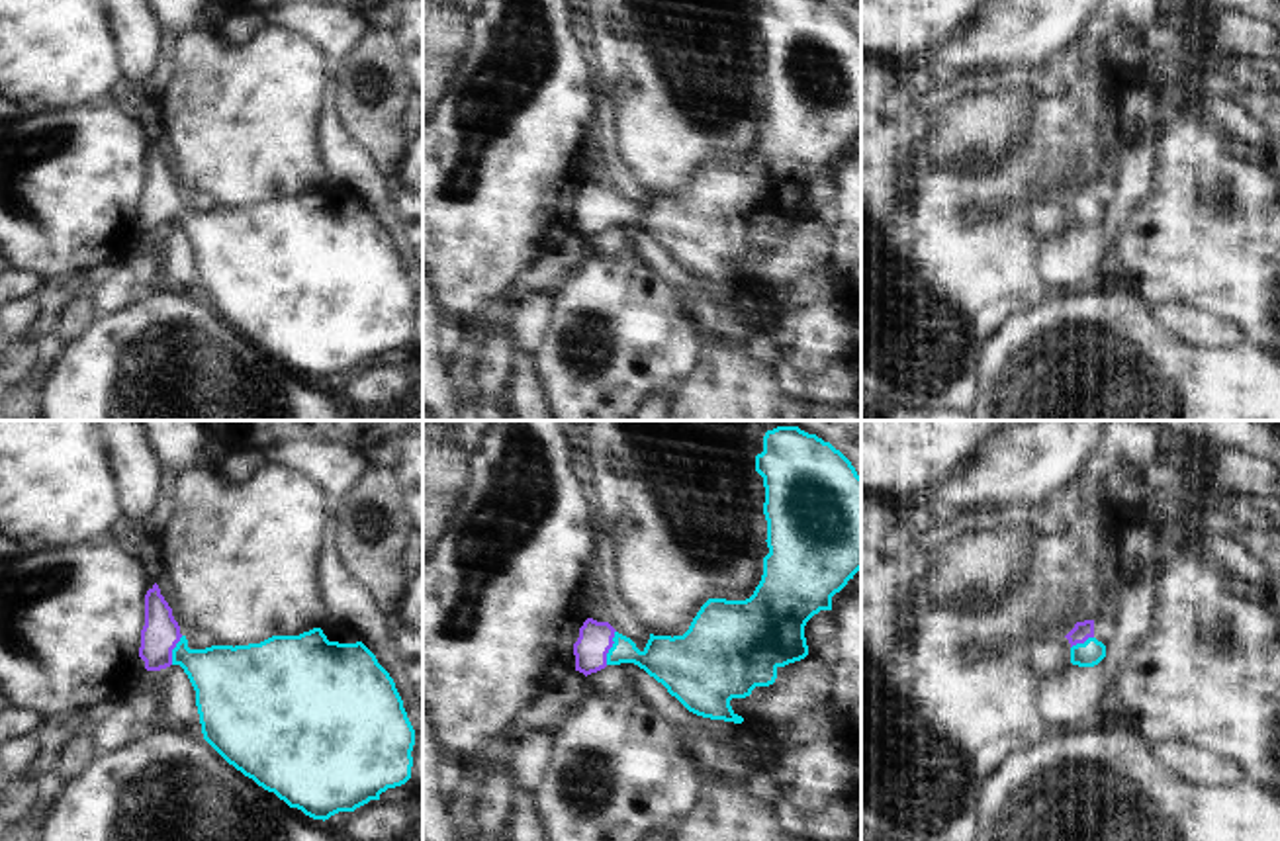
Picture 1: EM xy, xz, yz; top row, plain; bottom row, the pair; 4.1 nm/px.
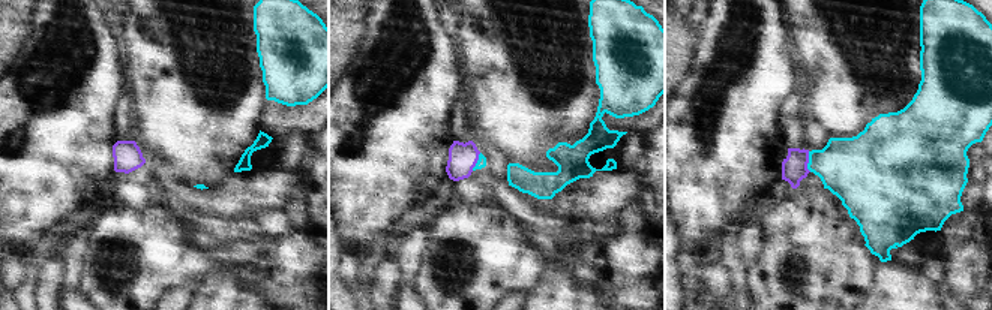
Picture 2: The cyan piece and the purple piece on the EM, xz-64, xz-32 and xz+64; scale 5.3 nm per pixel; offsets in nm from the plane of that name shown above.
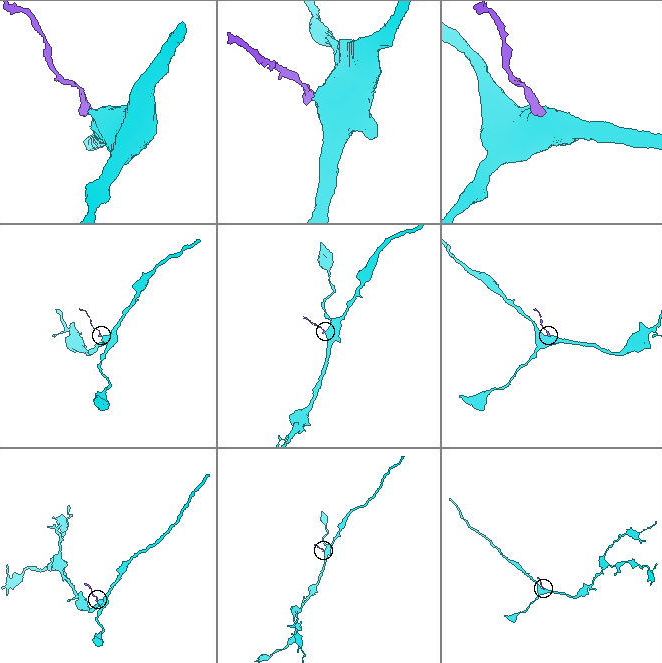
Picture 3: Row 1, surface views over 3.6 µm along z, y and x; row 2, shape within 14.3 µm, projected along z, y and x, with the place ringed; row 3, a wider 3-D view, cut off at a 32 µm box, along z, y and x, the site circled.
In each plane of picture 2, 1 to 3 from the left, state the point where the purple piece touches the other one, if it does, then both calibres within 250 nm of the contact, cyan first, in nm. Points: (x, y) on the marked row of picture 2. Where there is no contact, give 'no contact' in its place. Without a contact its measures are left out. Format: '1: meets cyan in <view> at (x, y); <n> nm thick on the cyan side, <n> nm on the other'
1: no contact
2: meets cyan in xz-32 at (477, 162); 50 nm thick on the cyan side, 160 nm on the other
3: meets cyan in xz+64 at (809, 162); 340 nm thick on the cyan side, 140 nm on the other

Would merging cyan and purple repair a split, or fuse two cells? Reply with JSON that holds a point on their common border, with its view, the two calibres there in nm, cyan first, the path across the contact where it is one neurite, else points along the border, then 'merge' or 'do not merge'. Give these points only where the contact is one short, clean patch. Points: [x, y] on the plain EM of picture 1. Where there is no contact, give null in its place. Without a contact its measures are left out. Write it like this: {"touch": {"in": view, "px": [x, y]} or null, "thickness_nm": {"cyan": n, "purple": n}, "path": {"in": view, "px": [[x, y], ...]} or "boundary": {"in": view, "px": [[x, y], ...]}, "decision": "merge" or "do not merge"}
{"touch": {"in": "xz", "px": [611, 210]}, "thickness_nm": {"cyan": 190, "purple": 140}, "path": {"in": "xz", "px": [[668, 221], [642, 221], [611, 210], [595, 200]]}, "decision": "merge"}

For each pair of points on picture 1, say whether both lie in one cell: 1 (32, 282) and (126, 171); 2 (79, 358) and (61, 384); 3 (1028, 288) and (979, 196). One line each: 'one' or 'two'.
1: two
2: one
3: one

